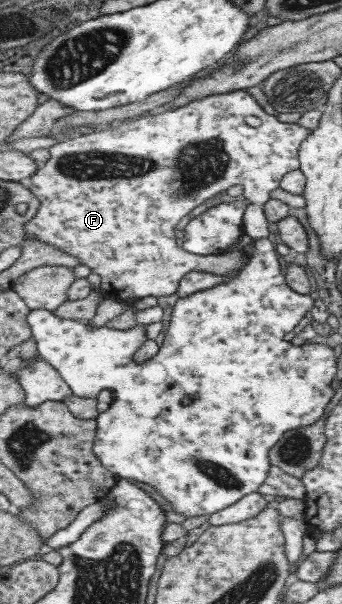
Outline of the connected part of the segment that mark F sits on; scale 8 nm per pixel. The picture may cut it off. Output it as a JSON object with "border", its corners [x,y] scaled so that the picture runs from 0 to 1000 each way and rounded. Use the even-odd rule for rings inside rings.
{"border":[[[675,149],[646,156],[626,156],[594,161],[582,166],[561,166],[532,177],[506,179],[497,184],[477,184],[459,189],[439,189],[409,192],[404,195],[363,200],[339,210],[316,210],[310,214],[266,217],[260,222],[222,224],[205,228],[184,228],[170,232],[167,238],[146,242],[143,262],[129,268],[129,273],[108,280],[99,288],[85,295],[85,311],[91,321],[105,325],[114,331],[114,343],[105,348],[99,361],[88,363],[70,373],[70,387],[99,391],[111,401],[140,404],[181,417],[211,424],[263,444],[269,452],[292,457],[298,472],[322,472],[322,485],[310,492],[327,492],[327,485],[351,482],[363,492],[392,495],[415,495],[421,492],[474,492],[497,490],[518,483],[523,464],[550,452],[550,449],[599,449],[623,452],[620,455],[667,455],[678,447],[696,447],[713,442],[713,422],[705,416],[667,416],[632,422],[570,422],[547,419],[515,406],[509,392],[509,376],[532,363],[532,359],[567,343],[579,343],[585,336],[626,326],[643,316],[661,316],[678,306],[708,306],[708,326],[725,333],[716,348],[711,349],[708,374],[713,387],[731,392],[734,399],[760,397],[763,392],[781,392],[784,364],[769,353],[769,339],[787,331],[784,321],[795,315],[816,310],[816,300],[848,283],[860,283],[874,276],[868,268],[868,247],[877,235],[895,230],[895,225],[909,219],[904,214],[889,214],[863,204],[825,204],[807,194],[778,189],[731,156],[713,149]]]}

